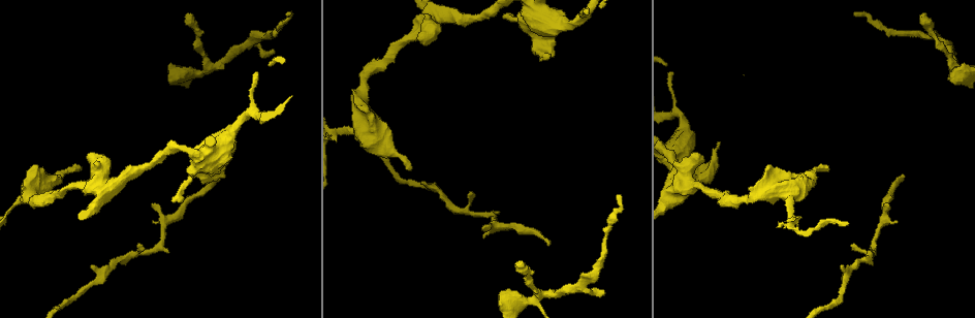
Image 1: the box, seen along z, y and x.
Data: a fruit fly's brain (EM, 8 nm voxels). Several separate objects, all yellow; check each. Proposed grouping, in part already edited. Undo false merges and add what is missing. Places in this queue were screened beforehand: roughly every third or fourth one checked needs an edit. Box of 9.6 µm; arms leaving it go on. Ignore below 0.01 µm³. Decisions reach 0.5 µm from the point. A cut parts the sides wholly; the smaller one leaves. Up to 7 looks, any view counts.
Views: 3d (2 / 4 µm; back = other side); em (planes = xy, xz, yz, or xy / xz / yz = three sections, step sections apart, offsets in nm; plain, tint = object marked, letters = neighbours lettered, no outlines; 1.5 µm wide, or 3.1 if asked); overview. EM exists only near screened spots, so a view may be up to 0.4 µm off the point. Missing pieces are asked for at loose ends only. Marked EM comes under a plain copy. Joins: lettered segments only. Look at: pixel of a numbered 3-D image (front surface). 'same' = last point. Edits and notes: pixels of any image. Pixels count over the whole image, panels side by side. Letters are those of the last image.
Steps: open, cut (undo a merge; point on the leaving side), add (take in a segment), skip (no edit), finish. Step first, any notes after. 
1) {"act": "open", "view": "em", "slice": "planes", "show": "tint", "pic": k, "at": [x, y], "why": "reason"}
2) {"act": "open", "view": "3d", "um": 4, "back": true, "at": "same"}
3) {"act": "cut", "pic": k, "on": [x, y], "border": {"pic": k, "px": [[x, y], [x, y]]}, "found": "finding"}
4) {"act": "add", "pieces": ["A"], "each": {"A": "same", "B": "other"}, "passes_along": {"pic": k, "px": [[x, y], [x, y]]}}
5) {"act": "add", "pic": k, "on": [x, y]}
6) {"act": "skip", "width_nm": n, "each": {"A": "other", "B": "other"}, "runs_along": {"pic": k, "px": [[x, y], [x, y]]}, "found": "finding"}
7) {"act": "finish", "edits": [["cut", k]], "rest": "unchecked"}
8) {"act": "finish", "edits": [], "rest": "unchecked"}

{"act": "open", "view": "3d", "um": 2, "pic": 1, "at": [174, 201], "why": "an open end"}

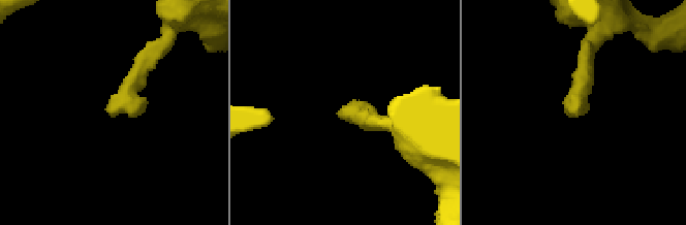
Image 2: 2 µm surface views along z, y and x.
{"act": "open", "view": "em", "slice": "planes", "show": "letters", "pic": 2, "at": [574, 117], "why": "shape alone is not enough"}

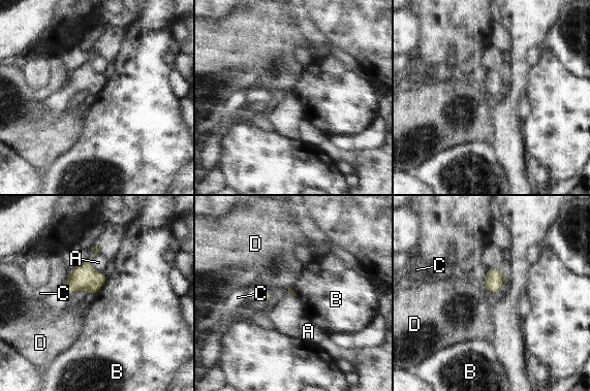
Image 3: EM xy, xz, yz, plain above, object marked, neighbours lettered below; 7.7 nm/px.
{"act": "skip", "each": {"A": "other", "B": "other", "C": "other", "D": "other"}, "border": {"pic": 3, "px": [[107, 277], [95, 295]]}, "found": "none of them fits"}

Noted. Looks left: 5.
{"act": "open", "view": "em", "slice": "planes", "show": "letters", "pic": 1, "at": [420, 182], "why": "an open end"}

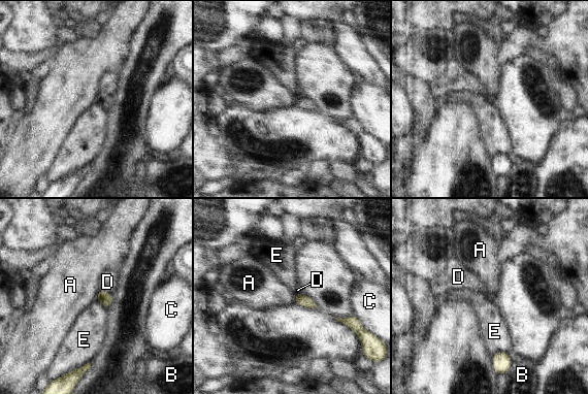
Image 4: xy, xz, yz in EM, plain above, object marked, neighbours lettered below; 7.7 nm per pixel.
{"act": "skip", "longest_contact_nm": ["E", 140], "each": {"A": "other", "B": "other", "C": "other", "D": "other", "E": "other"}, "border": {"pic": 4, "px": [[98, 288], [98, 294], [95, 298]]}, "found": "none of them fits"}

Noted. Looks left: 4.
{"act": "open", "view": "3d", "um": 2, "back": true, "pic": 1, "at": [920, 14], "why": "branch stops here"}

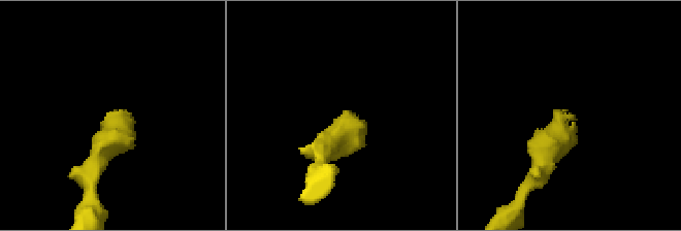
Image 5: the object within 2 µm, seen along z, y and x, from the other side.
{"act": "open", "view": "em", "slice": "planes", "show": "letters", "pic": 5, "at": [107, 114], "why": "need the tissue"}

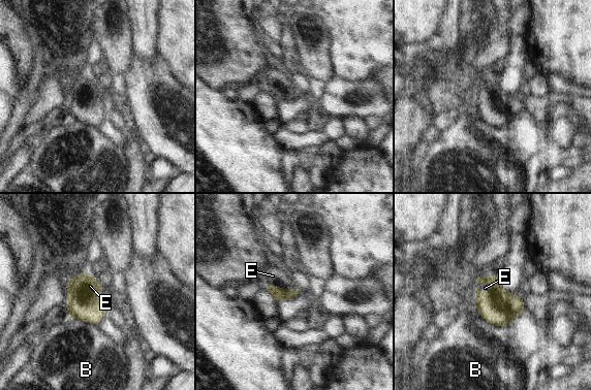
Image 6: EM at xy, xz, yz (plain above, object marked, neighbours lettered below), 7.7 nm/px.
{"act": "add", "pieces": ["E"], "width_nm": 100, "each": {"B": "other", "E": "same"}, "passes_along": {"pic": 6, "px": [[499, 307], [481, 292], [485, 288]]}, "found": "the cell continues"}

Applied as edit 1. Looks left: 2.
{"act": "finish", "edits": [["add", 6]], "rest": "unchecked"}

